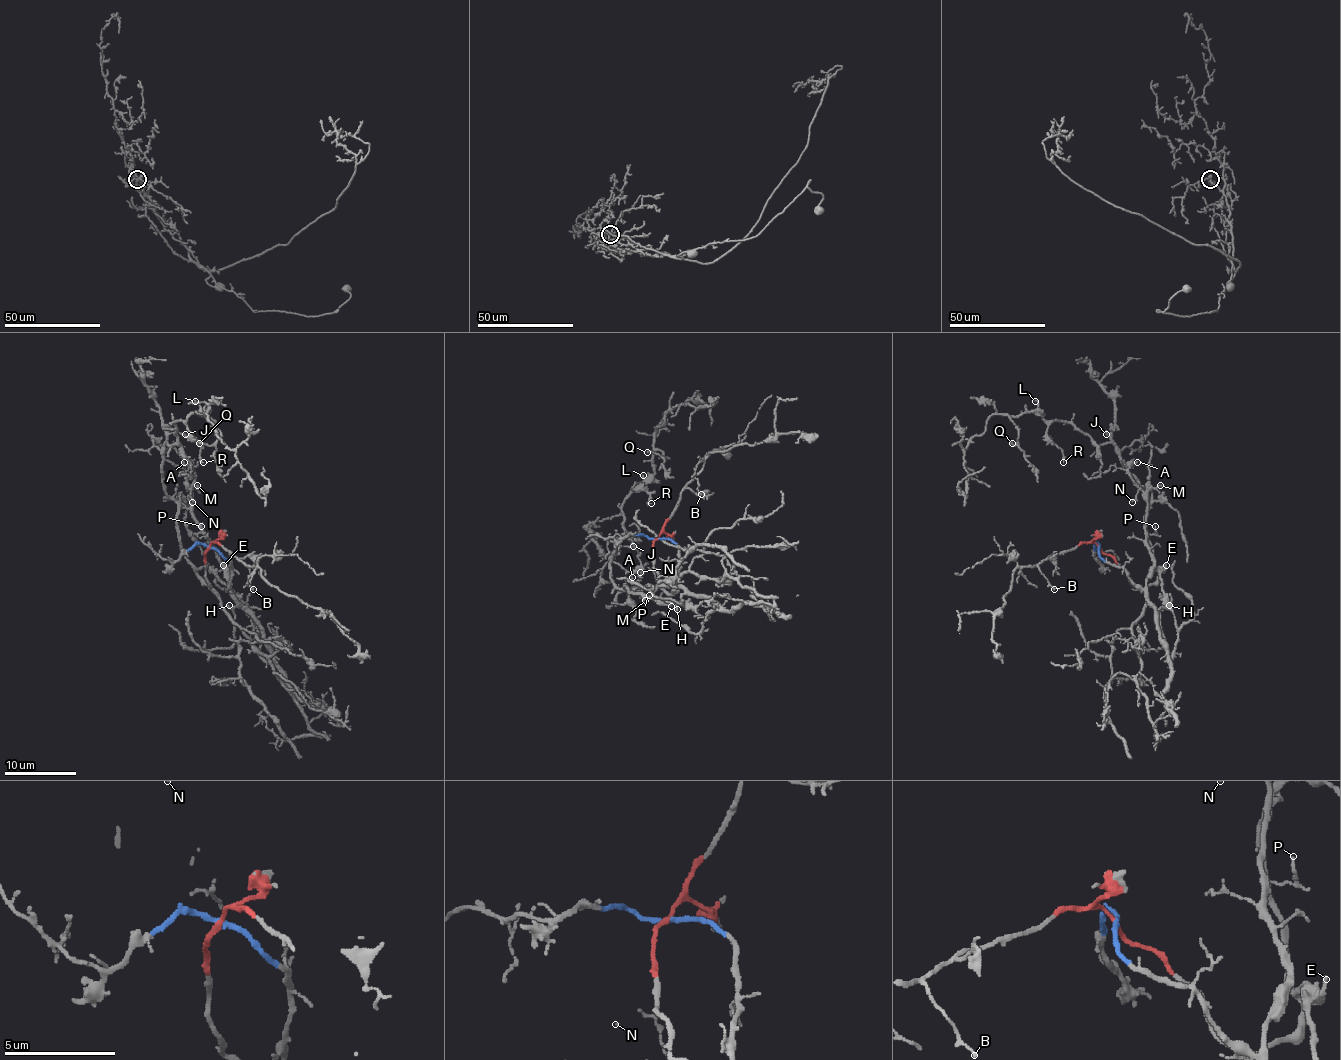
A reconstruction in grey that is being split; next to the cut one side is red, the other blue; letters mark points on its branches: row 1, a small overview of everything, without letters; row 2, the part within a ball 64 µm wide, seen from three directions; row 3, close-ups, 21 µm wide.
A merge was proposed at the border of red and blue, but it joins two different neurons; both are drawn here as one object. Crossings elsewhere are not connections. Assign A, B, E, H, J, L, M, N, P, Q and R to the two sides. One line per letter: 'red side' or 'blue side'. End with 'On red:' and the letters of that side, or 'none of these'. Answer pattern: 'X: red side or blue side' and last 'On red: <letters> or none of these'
A: blue side
B: red side
E: red side
H: blue side
J: red side
L: red side
M: blue side
N: blue side
P: blue side
Q: red side
R: red side
On red: B, E, J, L, Q, R

